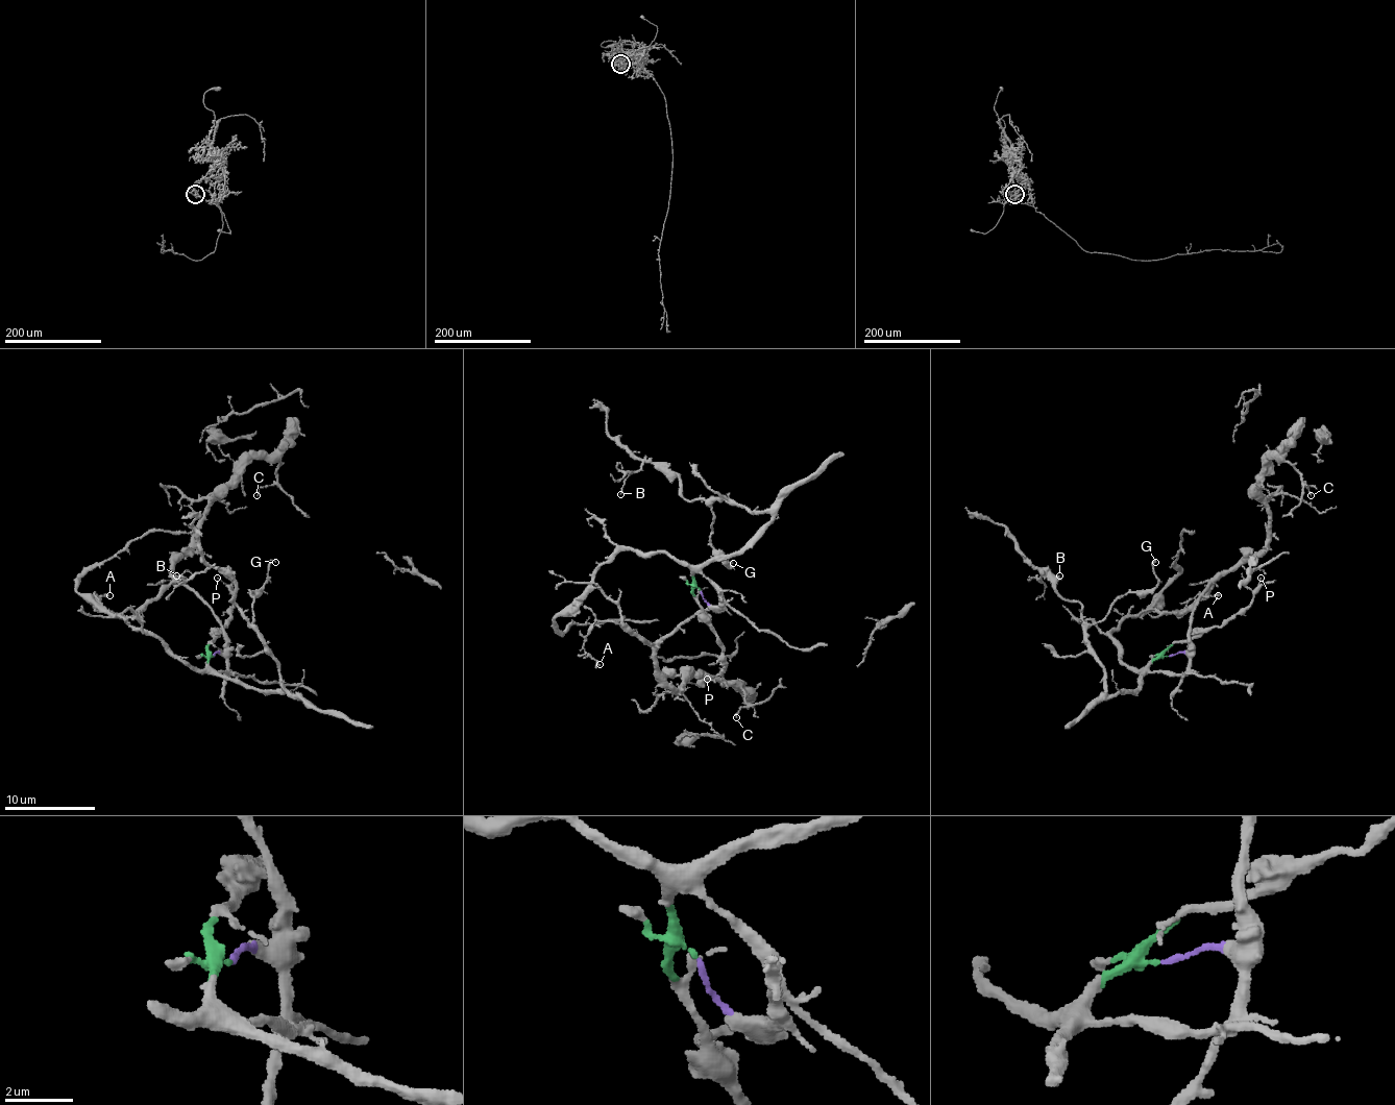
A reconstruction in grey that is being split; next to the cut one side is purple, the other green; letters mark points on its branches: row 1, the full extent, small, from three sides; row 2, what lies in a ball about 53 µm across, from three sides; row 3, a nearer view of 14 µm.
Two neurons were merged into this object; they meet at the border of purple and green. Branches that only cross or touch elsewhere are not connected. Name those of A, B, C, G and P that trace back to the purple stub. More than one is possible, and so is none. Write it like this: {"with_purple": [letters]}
{"with_purple": ["A", "C"]}

